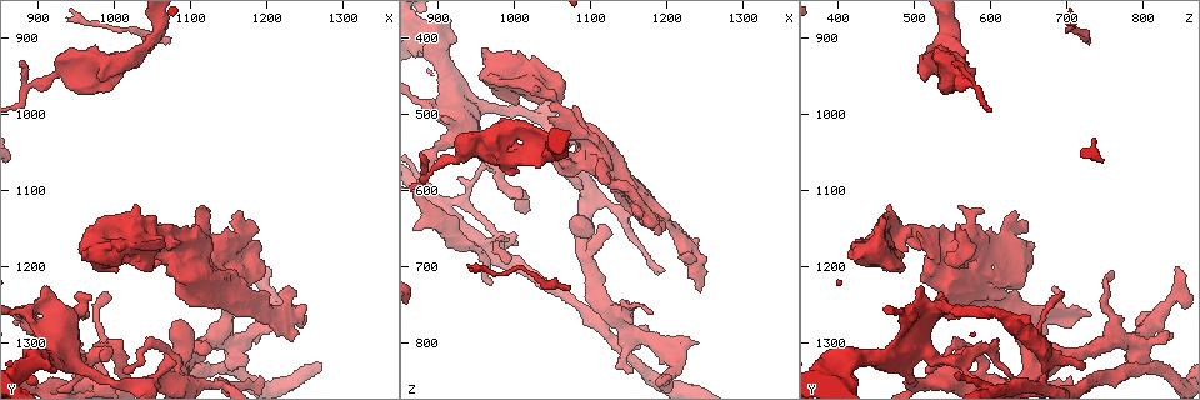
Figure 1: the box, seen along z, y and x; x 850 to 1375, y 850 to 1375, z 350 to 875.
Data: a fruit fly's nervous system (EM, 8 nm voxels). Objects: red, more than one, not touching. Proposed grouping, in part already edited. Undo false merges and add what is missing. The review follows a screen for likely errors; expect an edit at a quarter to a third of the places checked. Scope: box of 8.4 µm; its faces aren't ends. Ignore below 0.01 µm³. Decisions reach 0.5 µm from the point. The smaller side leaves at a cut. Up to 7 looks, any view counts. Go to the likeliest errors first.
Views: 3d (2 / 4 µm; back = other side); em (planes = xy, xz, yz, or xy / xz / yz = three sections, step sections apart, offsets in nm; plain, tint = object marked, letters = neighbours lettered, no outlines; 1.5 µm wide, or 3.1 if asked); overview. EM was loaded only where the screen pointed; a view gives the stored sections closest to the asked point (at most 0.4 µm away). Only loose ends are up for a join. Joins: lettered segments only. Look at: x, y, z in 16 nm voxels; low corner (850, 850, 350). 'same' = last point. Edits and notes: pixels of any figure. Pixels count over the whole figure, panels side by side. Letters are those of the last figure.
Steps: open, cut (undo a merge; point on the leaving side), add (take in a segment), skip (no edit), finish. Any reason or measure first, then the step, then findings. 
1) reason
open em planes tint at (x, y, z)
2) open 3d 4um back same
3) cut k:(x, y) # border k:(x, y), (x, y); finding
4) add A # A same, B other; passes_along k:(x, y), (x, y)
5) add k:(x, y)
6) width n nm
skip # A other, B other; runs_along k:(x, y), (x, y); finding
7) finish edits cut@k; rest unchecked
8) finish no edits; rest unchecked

branch stops here
open 3d 4um at (1245, 1265, 735)

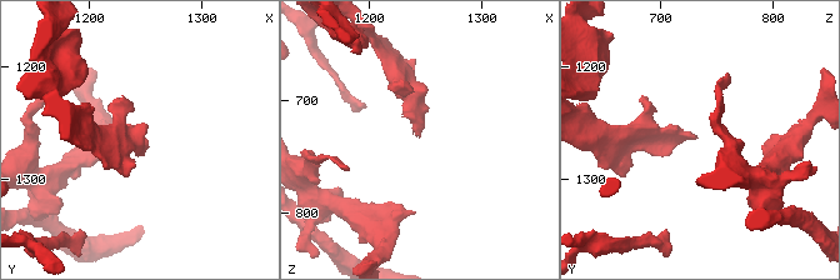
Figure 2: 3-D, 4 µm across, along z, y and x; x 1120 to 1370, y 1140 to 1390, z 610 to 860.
now the EM
open em planes tint at (1244, 1262, 732)

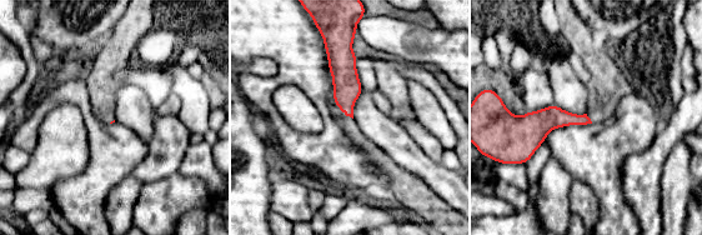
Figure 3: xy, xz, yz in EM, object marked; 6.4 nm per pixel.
open em planes letters same

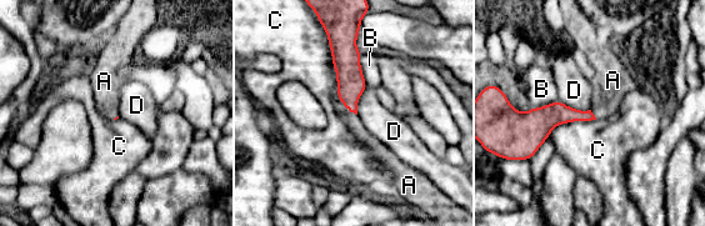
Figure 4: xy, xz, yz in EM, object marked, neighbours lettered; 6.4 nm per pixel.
add 4:(354, 122) # A same, B other, C other, D other; passes_along 4:(350, 80), (345, 106), (354, 122); it goes on there

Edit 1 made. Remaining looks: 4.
free end
open em planes letters at (1010, 1345, 630)

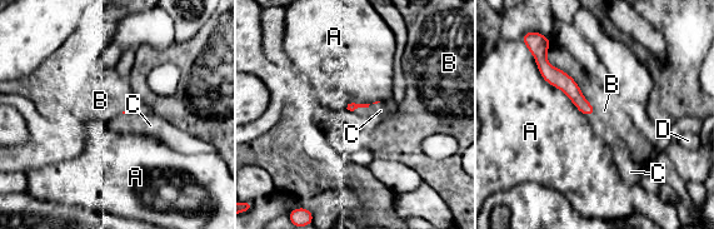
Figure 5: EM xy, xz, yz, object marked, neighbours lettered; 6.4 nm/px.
skip # A other, B other, C other, D other; border 5:(346, 108), (351, 111); no lettered segment goes on from it

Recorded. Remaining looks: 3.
thick turns thin
open 3d 2um at (915, 950, 560)

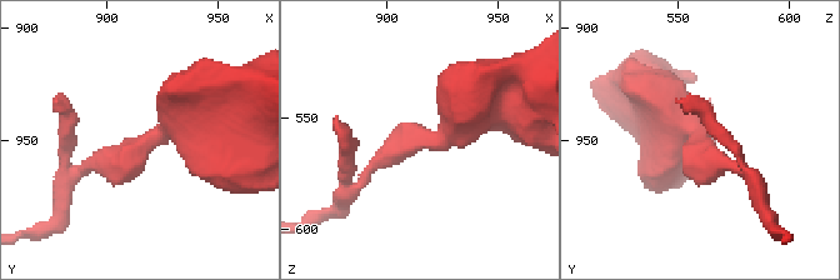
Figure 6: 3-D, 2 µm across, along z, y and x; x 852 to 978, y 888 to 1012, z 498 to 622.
need the tissue
open em yz step 8 tint at (914, 954, 558)

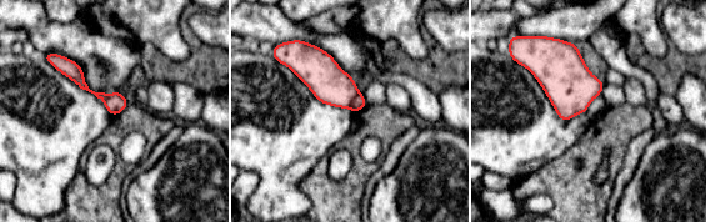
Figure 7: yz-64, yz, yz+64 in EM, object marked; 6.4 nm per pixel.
another direction
open em planes letters same

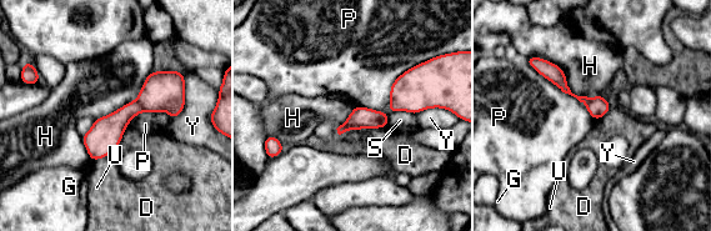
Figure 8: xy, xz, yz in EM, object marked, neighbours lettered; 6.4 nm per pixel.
cut 8:(110, 129) # D other, G other, H other, P other, S other, U other, Y other; a second neuron is stuck on

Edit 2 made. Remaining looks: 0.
finish edits add@4, cut@8; rest unchecked

